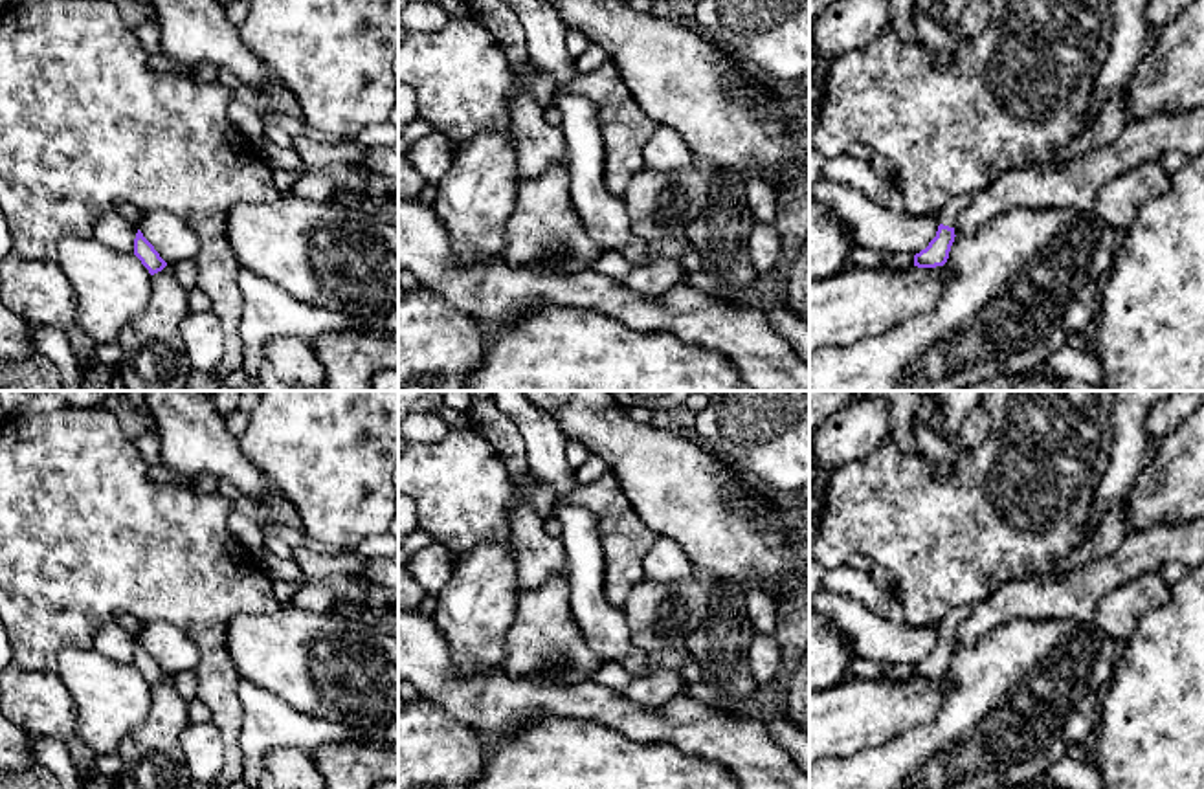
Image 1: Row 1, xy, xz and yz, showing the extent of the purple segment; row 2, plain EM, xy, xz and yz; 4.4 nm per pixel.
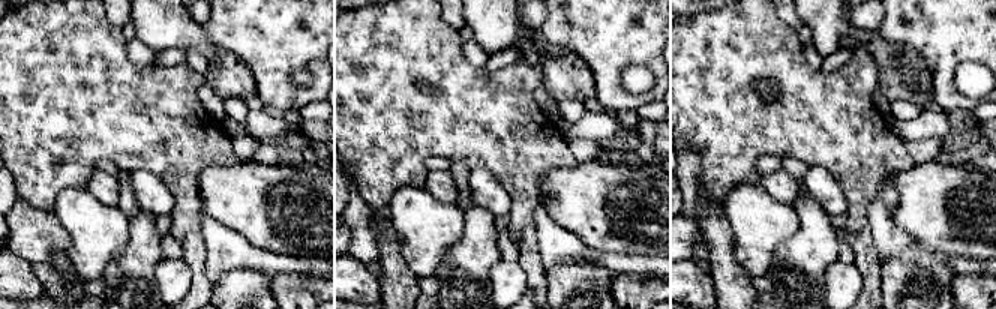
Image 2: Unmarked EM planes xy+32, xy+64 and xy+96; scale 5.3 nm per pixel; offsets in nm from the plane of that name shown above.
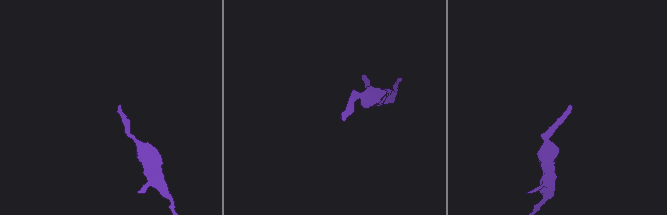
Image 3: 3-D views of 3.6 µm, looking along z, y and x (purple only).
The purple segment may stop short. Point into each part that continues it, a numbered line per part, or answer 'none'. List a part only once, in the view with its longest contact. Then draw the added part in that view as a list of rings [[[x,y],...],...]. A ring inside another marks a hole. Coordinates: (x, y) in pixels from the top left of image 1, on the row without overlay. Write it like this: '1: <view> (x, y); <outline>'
1: yz (947, 626); [[[960,606],[951,609],[938,624],[943,637],[954,639],[958,626],[973,613],[973,606]]]

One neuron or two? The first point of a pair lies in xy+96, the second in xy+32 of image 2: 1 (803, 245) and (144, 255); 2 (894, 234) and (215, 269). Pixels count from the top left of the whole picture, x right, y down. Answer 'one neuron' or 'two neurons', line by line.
1: one neuron
2: one neuron

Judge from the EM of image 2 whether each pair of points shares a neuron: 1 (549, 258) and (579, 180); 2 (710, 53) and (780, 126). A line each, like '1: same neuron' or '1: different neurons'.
1: different neurons
2: same neuron

